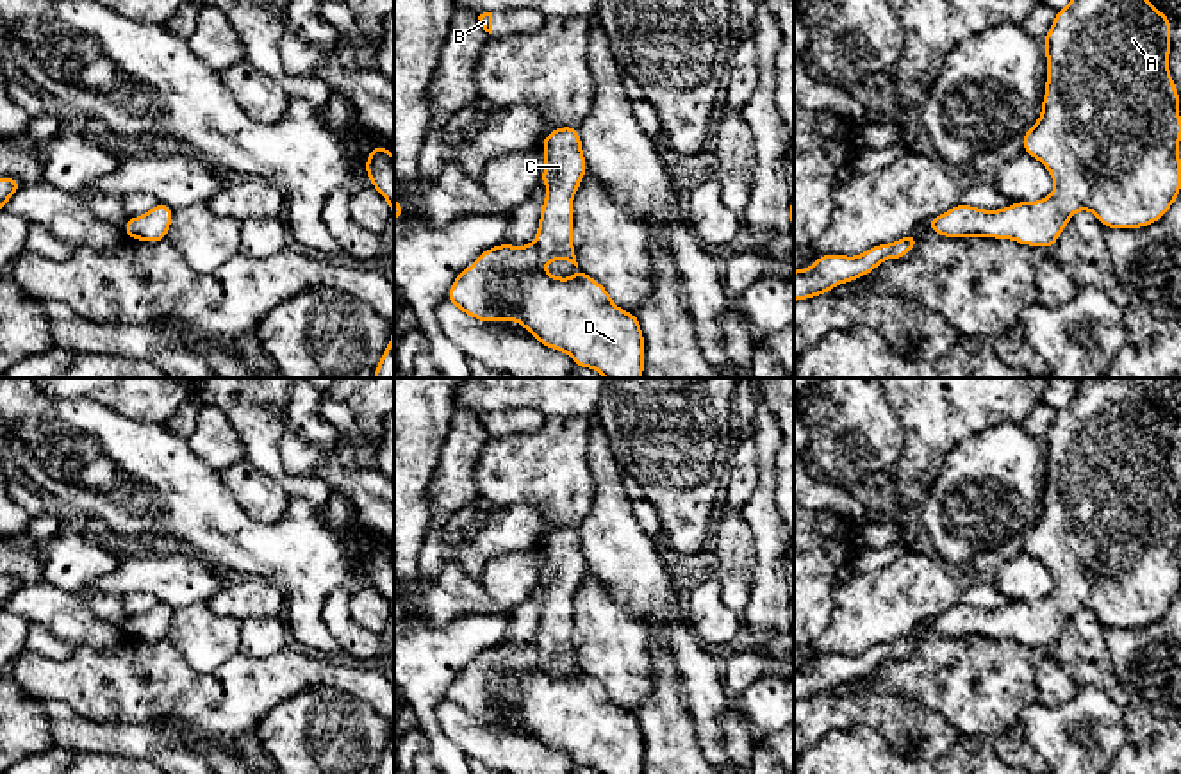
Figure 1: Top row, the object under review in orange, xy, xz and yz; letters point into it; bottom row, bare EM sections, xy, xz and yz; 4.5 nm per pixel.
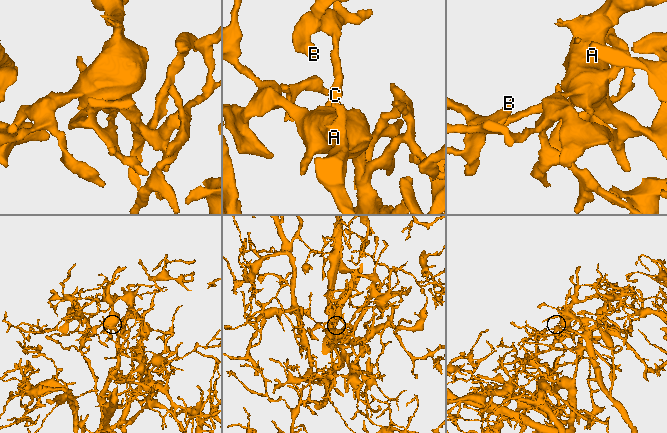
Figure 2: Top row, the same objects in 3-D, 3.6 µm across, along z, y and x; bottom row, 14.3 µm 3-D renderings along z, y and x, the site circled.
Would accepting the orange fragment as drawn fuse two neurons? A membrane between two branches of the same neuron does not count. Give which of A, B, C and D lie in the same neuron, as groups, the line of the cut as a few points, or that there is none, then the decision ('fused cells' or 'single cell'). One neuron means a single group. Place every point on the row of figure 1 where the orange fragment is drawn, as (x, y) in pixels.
A B C D; no cut; single cell

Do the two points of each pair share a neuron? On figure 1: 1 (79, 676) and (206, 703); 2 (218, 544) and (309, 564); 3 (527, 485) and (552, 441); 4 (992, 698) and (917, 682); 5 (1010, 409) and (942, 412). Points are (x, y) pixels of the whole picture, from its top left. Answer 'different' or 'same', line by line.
1: same
2: same
3: same
4: same
5: same

